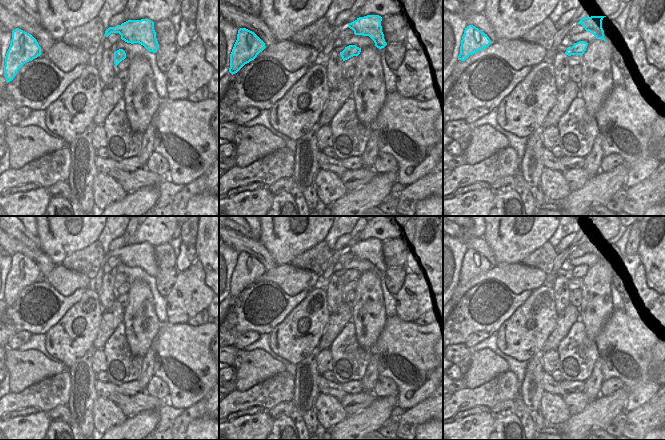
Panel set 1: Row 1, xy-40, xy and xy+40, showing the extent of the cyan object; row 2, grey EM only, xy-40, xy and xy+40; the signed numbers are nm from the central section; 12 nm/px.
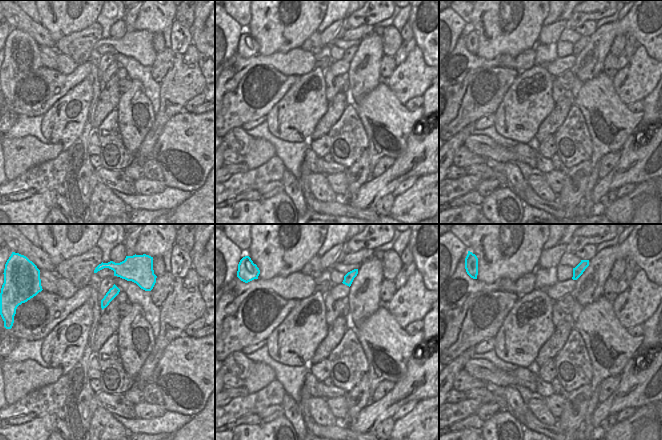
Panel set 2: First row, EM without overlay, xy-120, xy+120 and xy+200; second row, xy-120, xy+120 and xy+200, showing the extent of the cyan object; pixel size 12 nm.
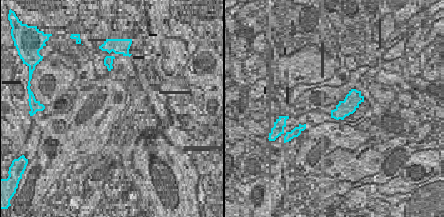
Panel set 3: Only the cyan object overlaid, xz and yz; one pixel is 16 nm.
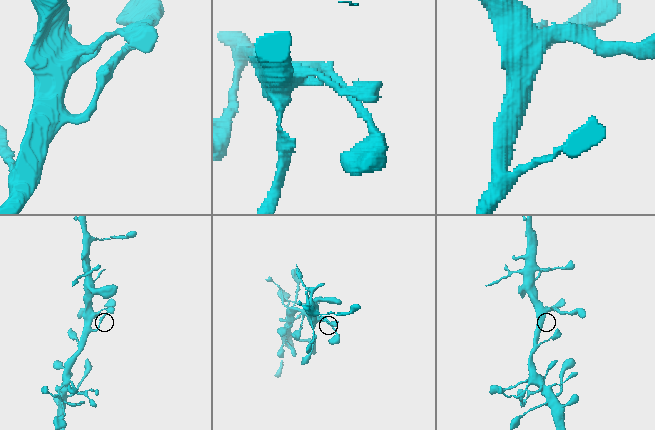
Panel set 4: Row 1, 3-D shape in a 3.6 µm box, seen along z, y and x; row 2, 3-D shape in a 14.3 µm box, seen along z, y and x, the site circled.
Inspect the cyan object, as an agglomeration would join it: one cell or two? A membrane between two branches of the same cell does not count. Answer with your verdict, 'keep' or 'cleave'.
keep

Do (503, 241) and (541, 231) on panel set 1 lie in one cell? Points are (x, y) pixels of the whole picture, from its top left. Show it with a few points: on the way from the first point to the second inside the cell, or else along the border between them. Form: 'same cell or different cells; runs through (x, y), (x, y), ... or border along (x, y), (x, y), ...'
same cell; runs through (512, 237), (522, 237), (532, 231)

